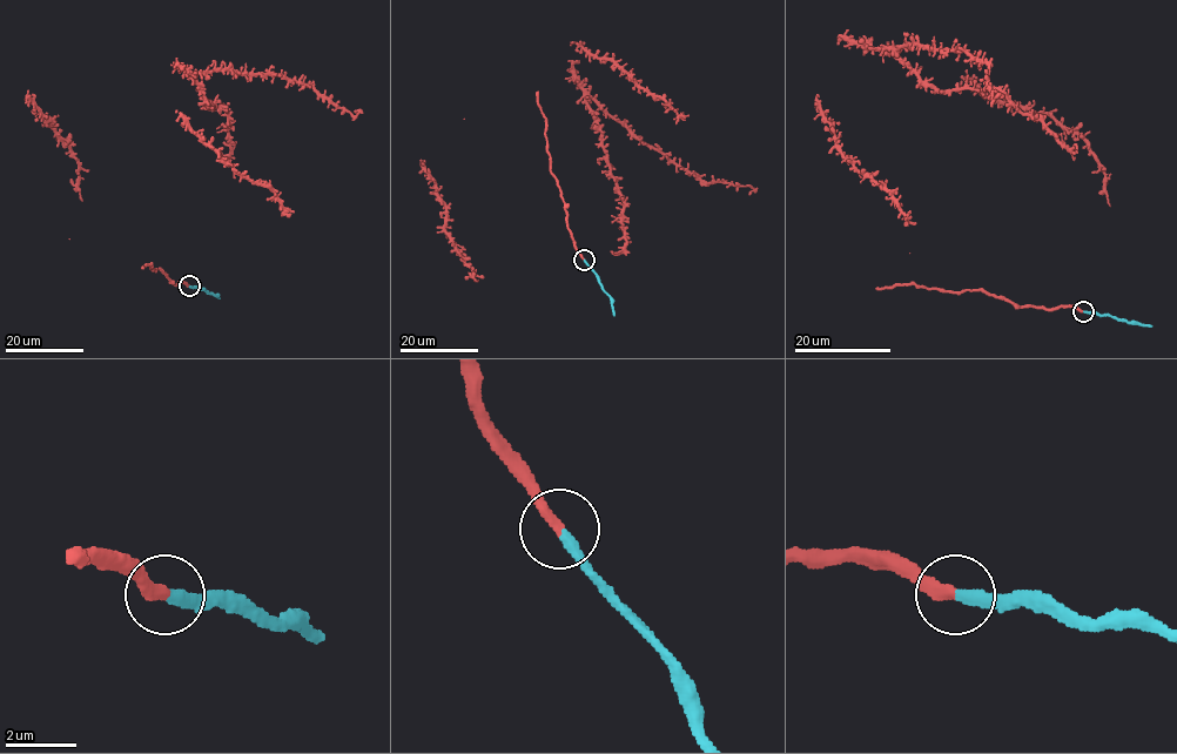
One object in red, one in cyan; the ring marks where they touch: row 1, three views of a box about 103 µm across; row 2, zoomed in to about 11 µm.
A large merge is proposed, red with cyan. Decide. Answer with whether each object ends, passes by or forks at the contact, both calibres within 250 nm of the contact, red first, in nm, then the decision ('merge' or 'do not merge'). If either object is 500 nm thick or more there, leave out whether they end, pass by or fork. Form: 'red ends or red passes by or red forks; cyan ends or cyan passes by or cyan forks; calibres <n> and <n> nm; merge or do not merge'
red ends; cyan ends; calibres 360 and 320 nm; do not merge

